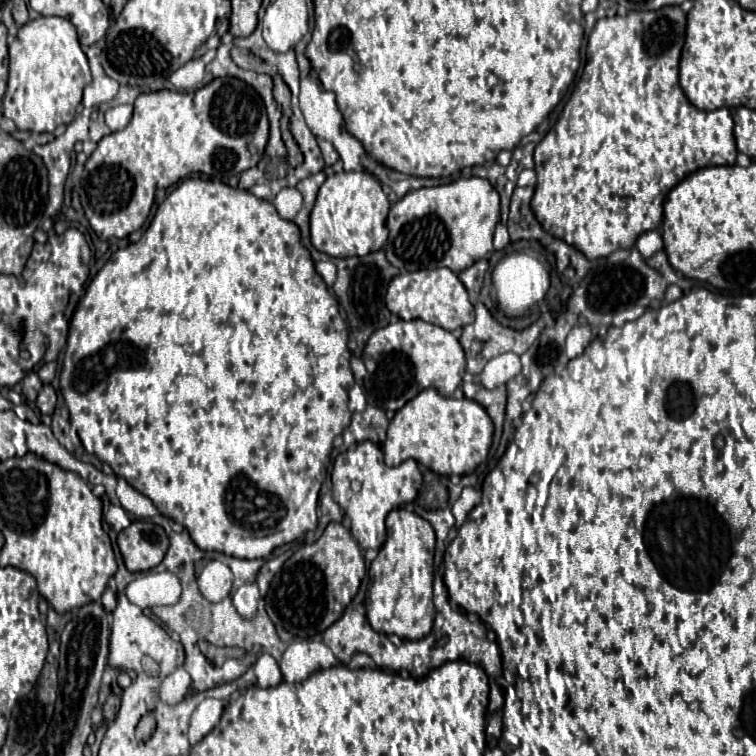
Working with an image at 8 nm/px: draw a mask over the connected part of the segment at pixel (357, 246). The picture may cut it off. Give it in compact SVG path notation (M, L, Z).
M339 172L331 174L319 188L317 200L309 216L311 244L329 254L331 258L349 258L349 256L367 256L377 252L387 242L387 212L389 200L381 190L377 178L367 172Z

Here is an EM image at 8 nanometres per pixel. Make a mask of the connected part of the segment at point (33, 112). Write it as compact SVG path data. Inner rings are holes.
M39 16L27 22L8 46L8 61L3 114L11 118L19 130L35 134L53 132L57 126L69 124L75 118L83 88L91 82L91 70L71 20L61 16Z

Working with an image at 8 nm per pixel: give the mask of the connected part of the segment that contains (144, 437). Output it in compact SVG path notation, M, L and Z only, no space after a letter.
M198 175L190 176L187 180L183 180L157 208L155 218L151 222L151 226L147 228L147 232L143 234L143 238L135 244L129 244L123 250L117 250L107 264L97 272L97 276L91 280L91 284L85 290L85 296L81 298L73 320L71 320L71 328L69 328L69 340L67 340L67 350L65 350L65 360L63 360L63 370L61 370L61 394L65 398L65 404L69 408L69 420L71 424L77 428L79 438L83 442L83 448L87 452L93 452L101 462L109 464L115 472L115 476L125 478L133 488L137 488L141 494L145 494L147 498L151 498L151 502L157 506L157 510L169 518L173 518L177 524L181 524L189 534L191 540L201 548L201 550L217 550L223 552L227 556L235 556L235 558L265 558L271 554L273 548L293 542L297 536L301 536L303 532L315 530L317 528L317 496L319 496L319 488L321 482L325 480L327 474L327 464L329 464L329 454L331 454L331 446L333 446L333 438L339 436L343 430L350 424L351 413L349 412L349 390L353 388L353 372L349 366L349 348L347 348L347 340L349 340L349 332L347 332L347 324L339 314L339 306L337 300L329 294L323 278L315 272L313 260L307 252L307 248L303 248L301 244L301 236L299 236L299 228L289 222L279 218L275 206L267 200L255 198L251 192L239 190L239 188L231 188L227 184L215 180L203 180Z

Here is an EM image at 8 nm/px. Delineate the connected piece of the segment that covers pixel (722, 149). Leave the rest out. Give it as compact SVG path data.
M665 6L659 10L649 10L649 12L629 12L625 16L605 16L599 18L591 36L589 36L589 44L587 44L587 64L585 70L569 98L569 102L565 104L559 120L555 122L555 126L547 132L547 136L537 144L535 148L535 172L537 172L537 188L535 188L535 196L531 200L531 210L533 214L539 218L541 226L555 238L575 246L577 250L581 250L589 260L595 258L603 258L613 254L615 250L623 248L623 250L631 250L635 246L635 240L639 238L641 232L647 230L655 230L661 222L661 204L665 200L665 196L671 192L673 186L677 186L685 176L689 176L691 172L711 166L715 162L715 166L731 166L735 164L735 156L737 156L737 146L735 146L735 138L733 138L733 118L731 112L727 108L717 108L715 112L705 112L695 108L687 96L683 94L681 86L679 86L679 58L681 58L681 50L685 44L685 30L687 30L687 14L681 10L681 6Z

